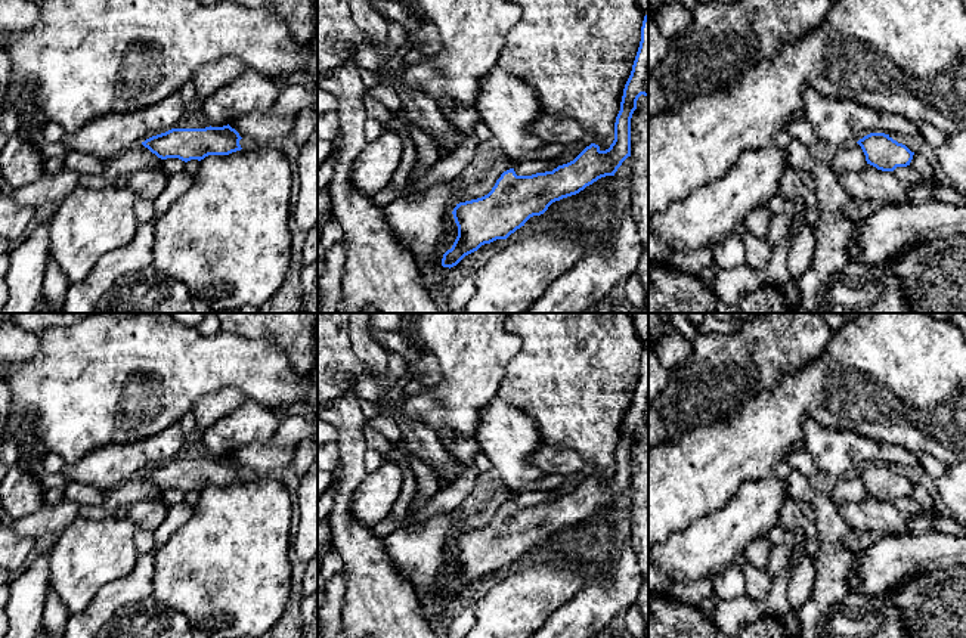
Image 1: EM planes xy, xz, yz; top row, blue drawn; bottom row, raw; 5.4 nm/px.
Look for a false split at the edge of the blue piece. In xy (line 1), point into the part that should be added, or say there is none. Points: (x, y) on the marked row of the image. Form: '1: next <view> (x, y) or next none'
1: next none

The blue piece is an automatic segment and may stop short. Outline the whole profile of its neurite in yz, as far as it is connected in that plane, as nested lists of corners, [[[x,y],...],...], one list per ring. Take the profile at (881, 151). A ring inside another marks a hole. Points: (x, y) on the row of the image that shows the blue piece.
[[[870,133],[857,143],[861,146],[867,164],[882,171],[894,171],[897,167],[907,167],[914,155],[905,145],[898,143],[885,133]]]

